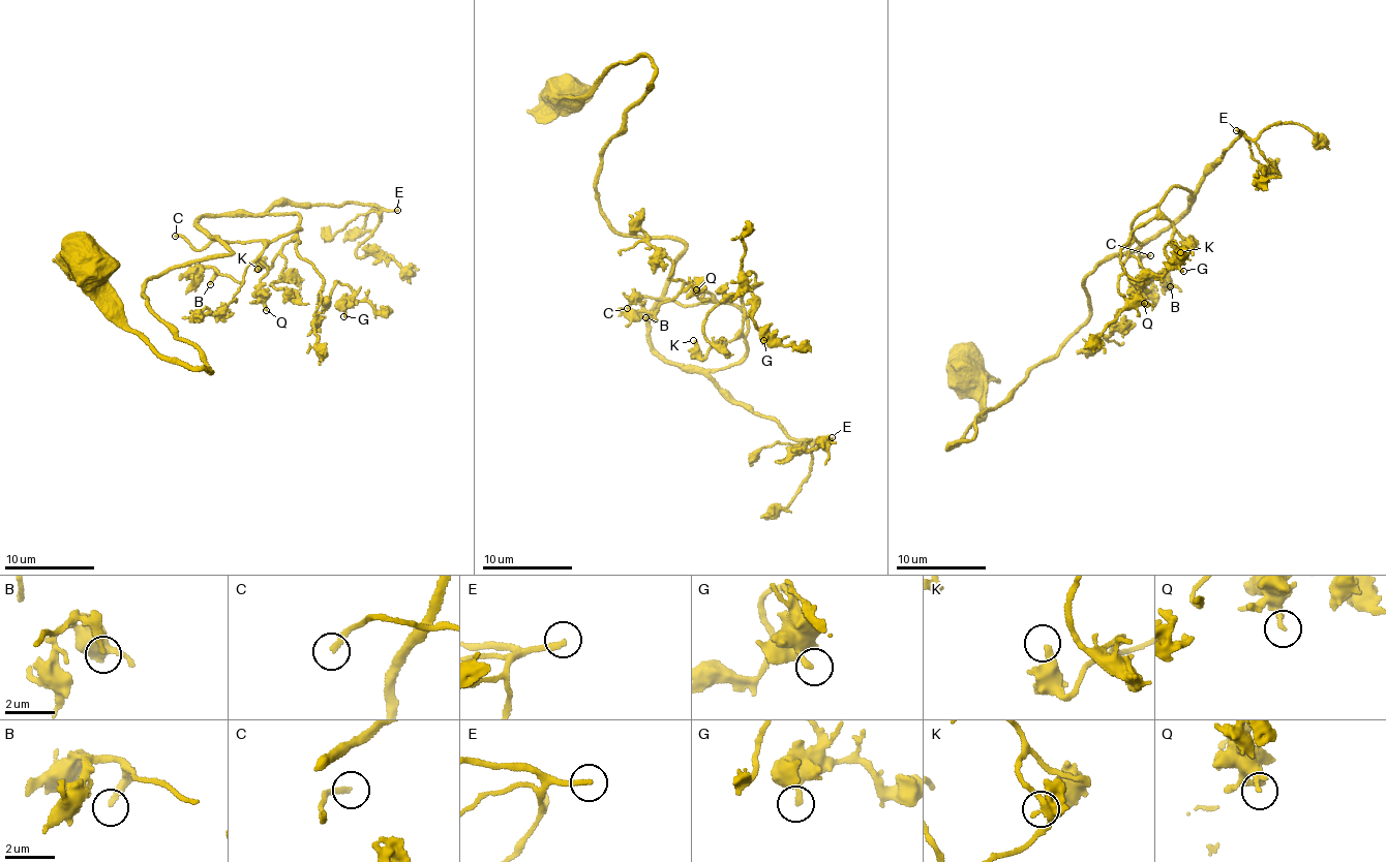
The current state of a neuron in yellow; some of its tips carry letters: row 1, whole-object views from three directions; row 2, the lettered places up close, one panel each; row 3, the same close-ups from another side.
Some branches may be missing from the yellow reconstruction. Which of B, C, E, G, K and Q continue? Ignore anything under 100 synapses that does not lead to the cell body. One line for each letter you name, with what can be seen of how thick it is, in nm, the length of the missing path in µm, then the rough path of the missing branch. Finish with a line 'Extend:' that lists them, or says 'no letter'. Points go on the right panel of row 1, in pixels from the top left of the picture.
C: calibre 200 nm; missing 20 µm; course (1150, 255), (1158, 287), (1139, 345), (1128, 359), (1120, 361), (1113, 350), (1117, 344), (1123, 342), (1131, 349)
E: calibre 240 nm; missing 30 µm; course (1236, 130), (1215, 137), (1206, 161), (1194, 157), (1188, 164), (1198, 174), (1195, 201), (1229, 233), (1233, 221)
Extend: C, E

